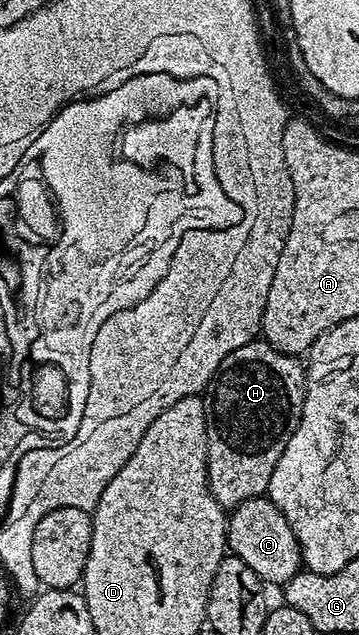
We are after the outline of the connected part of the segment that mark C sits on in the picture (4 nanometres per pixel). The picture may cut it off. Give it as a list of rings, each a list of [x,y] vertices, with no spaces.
[[[267,496],[251,498],[231,511],[228,518],[227,549],[237,558],[241,558],[265,584],[283,584],[292,579],[302,568],[300,561],[300,545],[286,524],[286,516],[278,512],[278,508]]]

